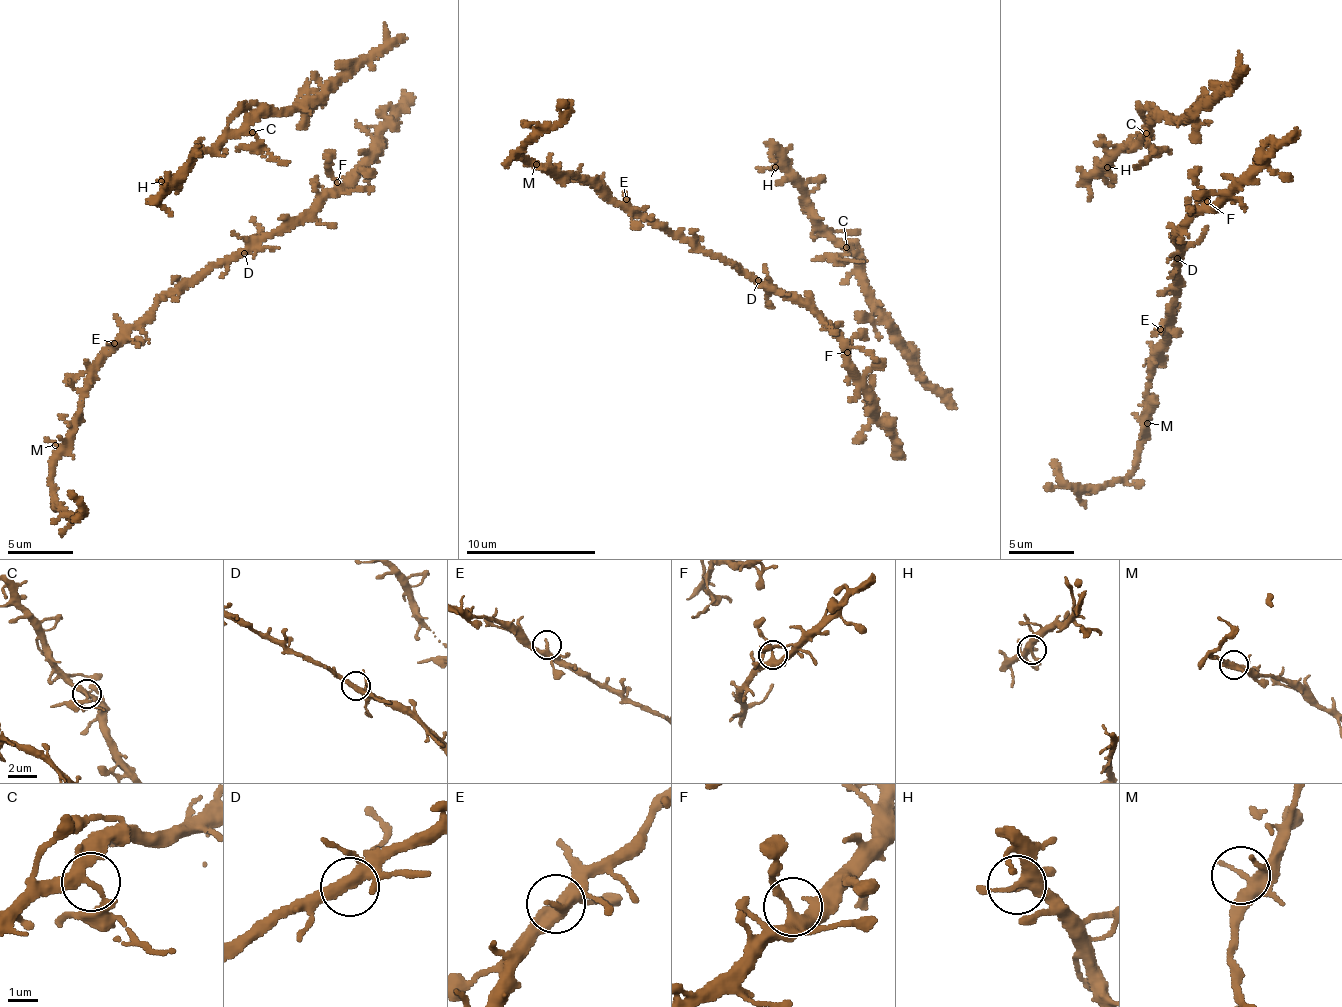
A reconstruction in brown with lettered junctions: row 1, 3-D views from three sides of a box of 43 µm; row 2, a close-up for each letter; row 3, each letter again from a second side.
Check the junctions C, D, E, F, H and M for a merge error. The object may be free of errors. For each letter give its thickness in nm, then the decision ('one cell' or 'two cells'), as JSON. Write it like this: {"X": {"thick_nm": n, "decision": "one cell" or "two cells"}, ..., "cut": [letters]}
{"C": {"thick_nm": 280, "decision": "two cells"}, "D": {"thick_nm": 320, "decision": "one cell"}, "E": {"thick_nm": 220, "decision": "one cell"}, "F": {"thick_nm": 300, "decision": "one cell"}, "H": {"thick_nm": 220, "decision": "one cell"}, "M": {"thick_nm": 280, "decision": "one cell"}, "cut": ["C"]}

